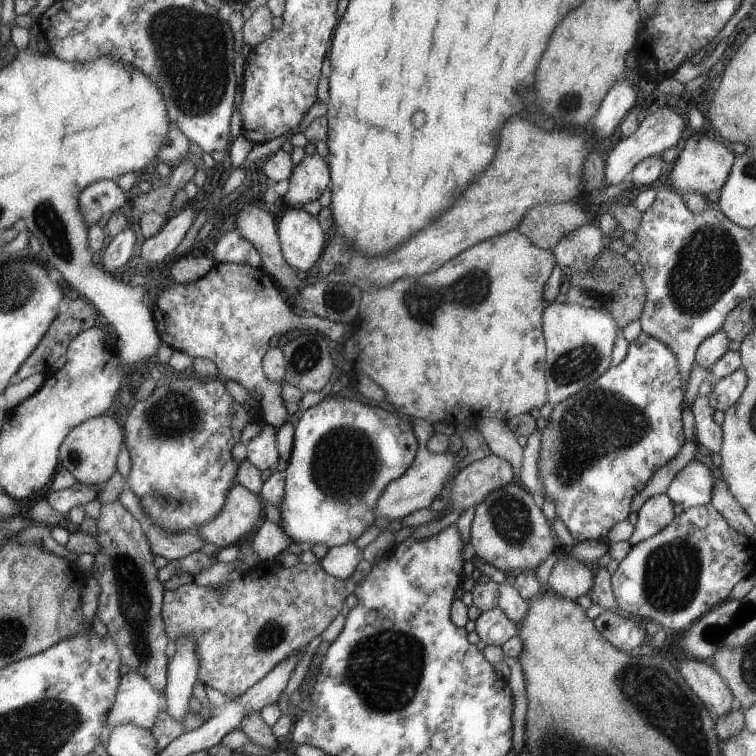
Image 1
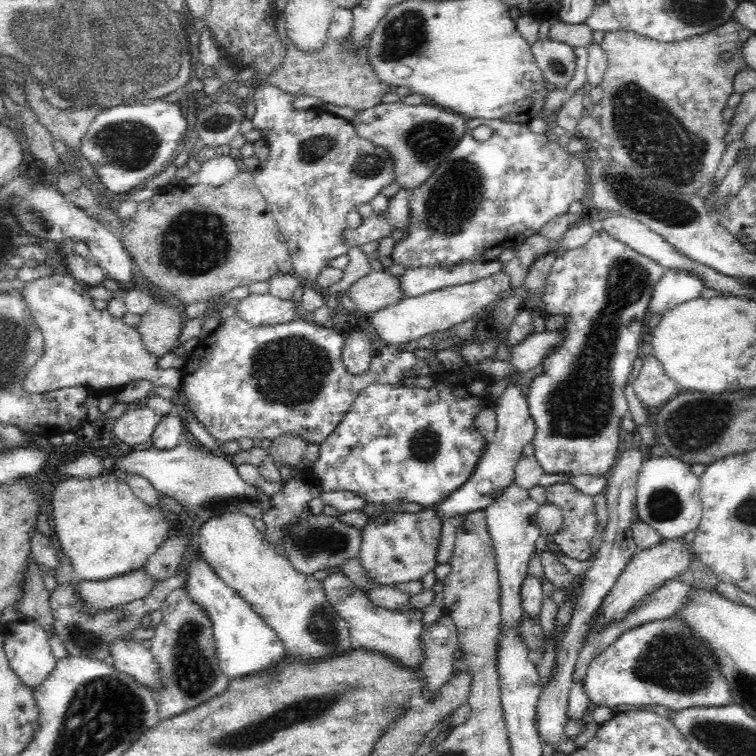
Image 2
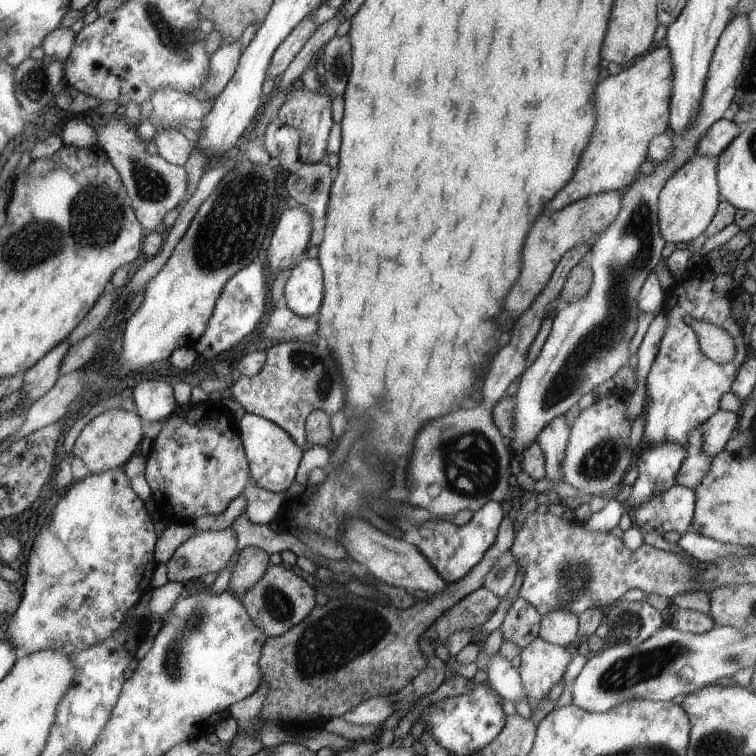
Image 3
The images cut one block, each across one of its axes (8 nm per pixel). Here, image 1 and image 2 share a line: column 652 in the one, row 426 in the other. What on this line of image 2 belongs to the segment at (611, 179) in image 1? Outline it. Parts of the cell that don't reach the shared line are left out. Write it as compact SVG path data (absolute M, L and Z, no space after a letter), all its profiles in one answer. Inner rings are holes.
M142 405L136 410L126 410L115 420L111 434L118 442L122 441L129 446L134 446L150 440L156 425L160 422L160 416L156 415L152 408Z

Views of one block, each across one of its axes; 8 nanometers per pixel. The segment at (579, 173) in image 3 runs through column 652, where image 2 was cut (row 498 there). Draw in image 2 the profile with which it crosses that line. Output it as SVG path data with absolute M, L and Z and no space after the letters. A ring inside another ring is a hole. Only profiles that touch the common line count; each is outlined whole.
M107 467L103 473L89 477L62 479L51 494L56 536L62 552L70 558L76 579L100 581L138 570L167 538L168 522L164 512L156 510L157 506L150 506L142 501L129 483L120 479L120 472L114 472L111 467Z

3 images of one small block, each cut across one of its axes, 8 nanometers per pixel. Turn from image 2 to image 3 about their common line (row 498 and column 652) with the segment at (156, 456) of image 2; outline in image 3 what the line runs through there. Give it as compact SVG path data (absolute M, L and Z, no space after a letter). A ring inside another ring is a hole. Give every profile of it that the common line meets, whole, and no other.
M744 13L734 17L721 34L709 66L699 117L685 133L674 135L675 149L670 159L655 164L652 176L642 173L627 191L622 192L623 205L617 220L593 244L588 253L593 269L593 284L589 293L581 301L561 305L536 361L520 376L520 388L514 395L515 437L508 440L514 456L524 453L553 418L566 414L584 394L613 379L622 366L629 364L631 356L628 346L638 328L639 293L660 262L662 248L666 246L665 238L658 232L662 187L677 169L696 154L698 140L705 136L710 126L722 119L732 104L736 80L742 72L742 62L752 40L752 29L749 14Z

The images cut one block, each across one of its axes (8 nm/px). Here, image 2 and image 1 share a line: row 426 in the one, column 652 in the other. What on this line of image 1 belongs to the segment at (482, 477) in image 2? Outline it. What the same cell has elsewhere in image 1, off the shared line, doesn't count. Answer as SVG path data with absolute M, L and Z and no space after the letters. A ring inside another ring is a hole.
M666 493L655 495L644 502L636 516L638 522L629 539L631 546L658 534L673 521L673 500Z

